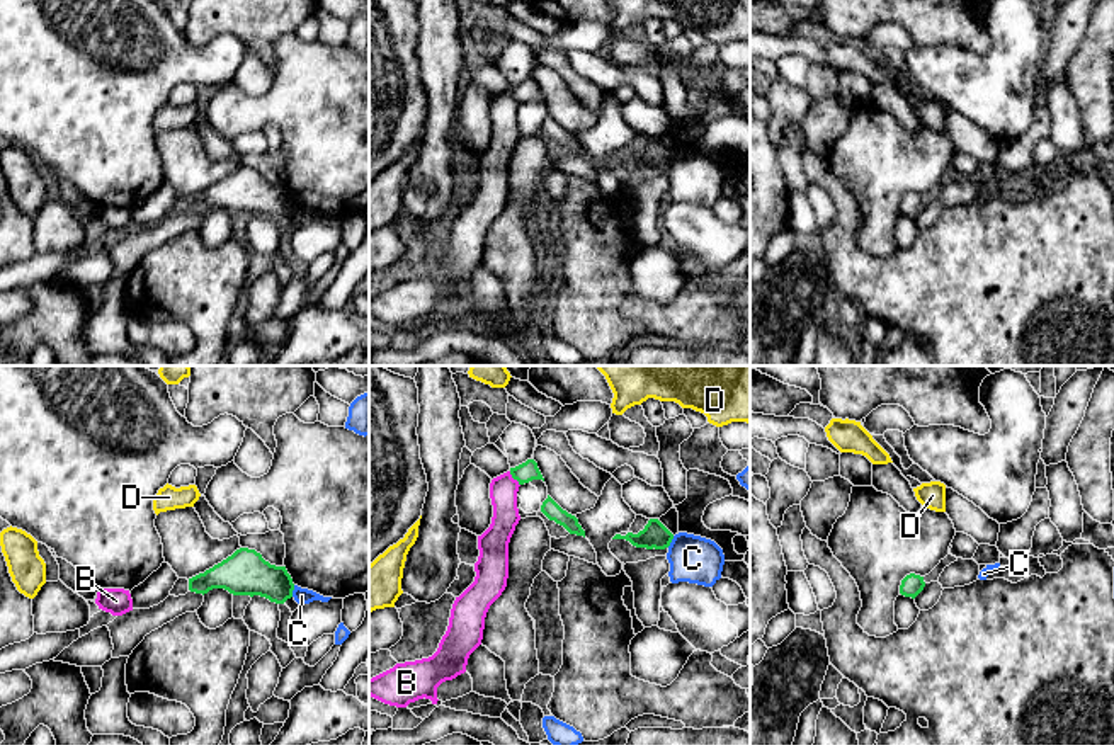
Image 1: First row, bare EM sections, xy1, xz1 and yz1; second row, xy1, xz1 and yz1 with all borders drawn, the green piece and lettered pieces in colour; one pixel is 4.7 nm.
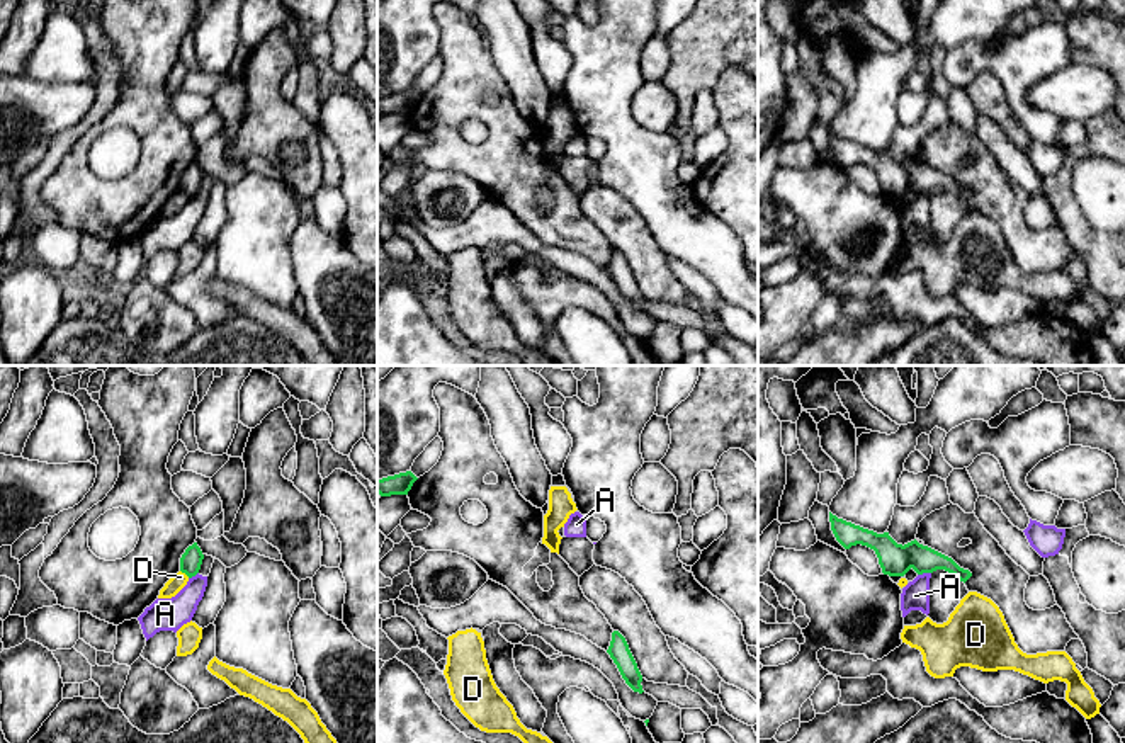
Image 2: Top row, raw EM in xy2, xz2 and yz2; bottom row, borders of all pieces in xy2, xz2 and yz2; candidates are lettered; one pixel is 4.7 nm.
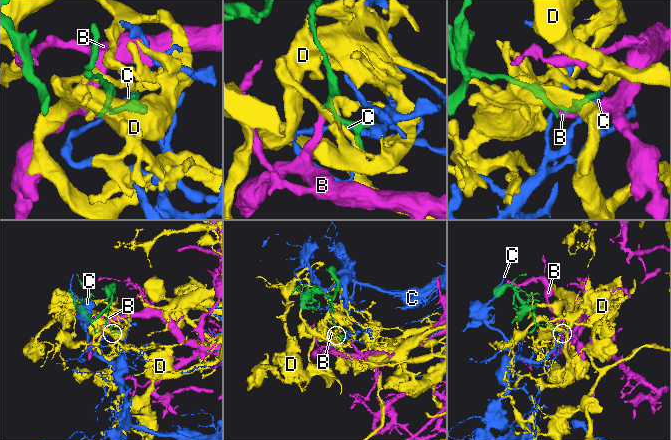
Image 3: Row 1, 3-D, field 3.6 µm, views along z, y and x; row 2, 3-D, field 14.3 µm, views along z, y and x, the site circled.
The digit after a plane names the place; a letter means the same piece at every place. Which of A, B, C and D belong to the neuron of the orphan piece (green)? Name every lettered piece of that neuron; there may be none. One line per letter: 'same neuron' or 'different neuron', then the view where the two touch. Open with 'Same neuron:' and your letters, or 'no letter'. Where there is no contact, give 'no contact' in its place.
Same neuron: D
A: different neuron; contact in yz2
B: different neuron; contact in xz1
C: different neuron; contact in xy1
D: same neuron; contact in xy2

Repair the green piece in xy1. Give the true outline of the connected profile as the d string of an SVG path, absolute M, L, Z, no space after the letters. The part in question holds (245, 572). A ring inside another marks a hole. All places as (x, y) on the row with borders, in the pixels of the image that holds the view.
M240 548L204 573L189 578L190 592L204 595L213 589L284 604L293 597L294 583L286 566L270 565L255 549Z

